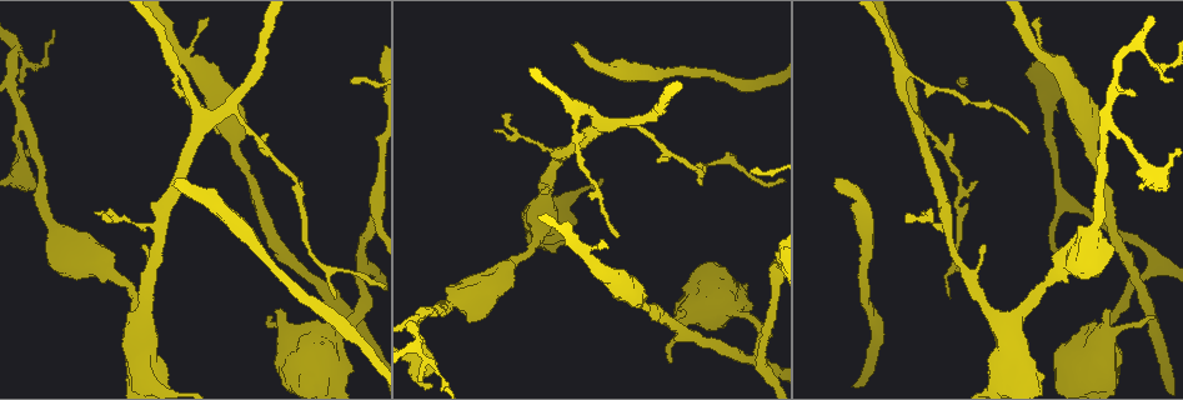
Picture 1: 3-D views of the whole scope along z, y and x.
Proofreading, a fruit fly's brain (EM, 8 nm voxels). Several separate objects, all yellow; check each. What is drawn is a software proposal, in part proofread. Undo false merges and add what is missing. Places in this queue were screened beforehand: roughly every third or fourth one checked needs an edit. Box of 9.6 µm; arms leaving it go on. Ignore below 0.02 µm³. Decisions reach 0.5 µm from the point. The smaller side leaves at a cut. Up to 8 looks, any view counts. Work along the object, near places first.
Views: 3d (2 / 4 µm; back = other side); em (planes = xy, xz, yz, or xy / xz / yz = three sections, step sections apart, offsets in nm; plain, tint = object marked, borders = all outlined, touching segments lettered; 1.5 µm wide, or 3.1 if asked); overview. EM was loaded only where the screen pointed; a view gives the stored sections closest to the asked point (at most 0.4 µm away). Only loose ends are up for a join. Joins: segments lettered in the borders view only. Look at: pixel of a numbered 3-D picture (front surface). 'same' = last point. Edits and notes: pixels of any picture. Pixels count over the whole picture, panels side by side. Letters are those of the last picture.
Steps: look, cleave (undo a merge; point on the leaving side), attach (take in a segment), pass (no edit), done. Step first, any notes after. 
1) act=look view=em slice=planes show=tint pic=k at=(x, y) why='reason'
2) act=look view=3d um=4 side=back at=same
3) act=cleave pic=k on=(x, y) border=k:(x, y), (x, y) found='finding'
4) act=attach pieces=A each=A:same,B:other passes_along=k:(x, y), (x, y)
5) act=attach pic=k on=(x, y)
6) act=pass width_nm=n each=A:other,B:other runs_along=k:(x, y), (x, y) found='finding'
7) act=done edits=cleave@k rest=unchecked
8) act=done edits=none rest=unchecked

act=look view=em slice=planes show=borders pic=1 at=(420, 381) why='an open end'

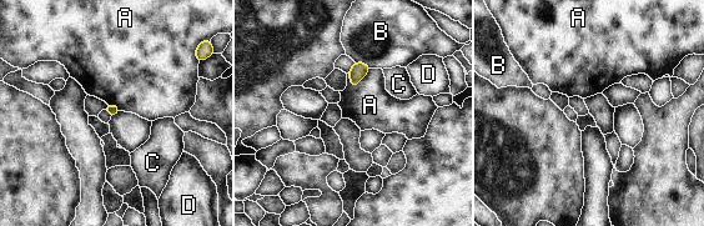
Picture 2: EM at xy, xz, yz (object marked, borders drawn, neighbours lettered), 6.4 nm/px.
act=pass longest_contact=A:180nm each=A:other,B:other,C:other,D:other found='none of them fits'

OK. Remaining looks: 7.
act=look view=3d um=4 pic=1 at=(1038, 17) why='tapers out'

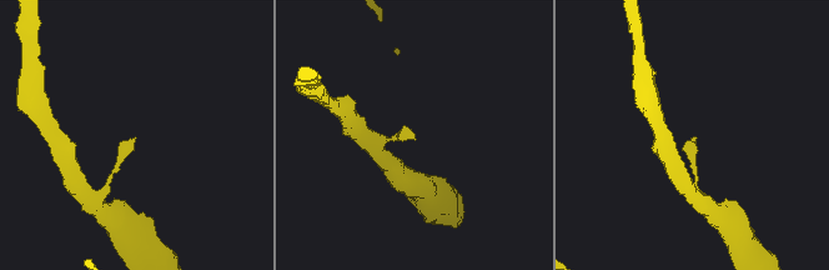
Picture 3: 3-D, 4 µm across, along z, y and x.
act=look view=em slice=planes show=borders pic=3 at=(696, 137) why='now the EM'

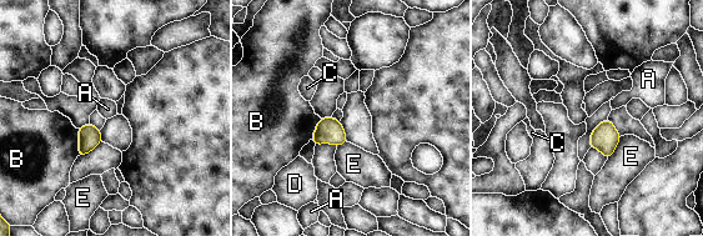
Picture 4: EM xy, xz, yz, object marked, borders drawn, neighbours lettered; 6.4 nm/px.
act=pass longest_contact=B:180nm each=A:other,B:other,C:other,D:other,E:other border=4:(621, 136), (608, 159) found='none of them fits'

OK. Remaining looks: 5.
act=look view=3d um=4 pic=1 at=(834, 180) why='free end'

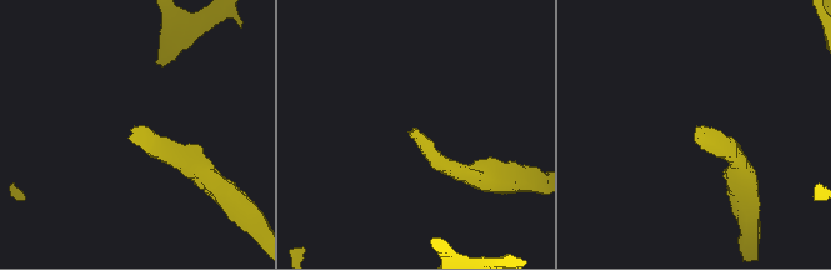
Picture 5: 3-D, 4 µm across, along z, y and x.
act=look view=em slice=xy step=4 show=borders pic=5 at=(696, 125) why='need the tissue'

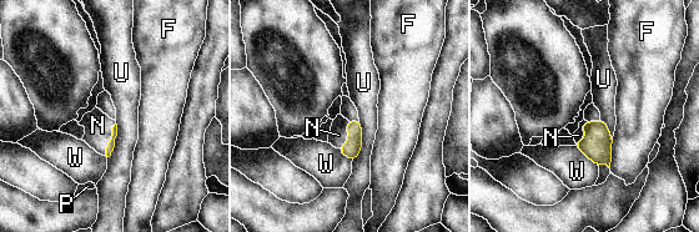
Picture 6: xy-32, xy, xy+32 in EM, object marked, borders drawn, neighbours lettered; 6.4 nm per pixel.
act=attach pieces=N each=F:other,N:same,P:other,U:other,W:other passes_along=6:(110, 147), (110, 139), (97, 125) found='it goes on there'

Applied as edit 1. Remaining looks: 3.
act=done edits=attach@6 rest=unchecked

